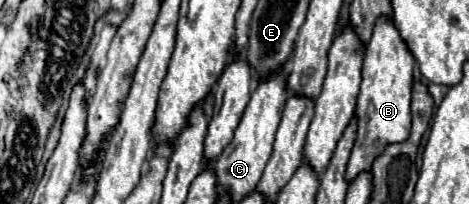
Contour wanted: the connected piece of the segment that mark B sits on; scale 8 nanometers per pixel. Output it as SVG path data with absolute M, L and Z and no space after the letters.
M379 16L373 36L365 48L363 60L363 82L357 98L357 140L347 164L347 180L351 182L359 172L369 170L373 156L383 152L385 144L407 140L411 128L411 86L413 86L413 64L415 58L401 38L395 22L389 16Z

